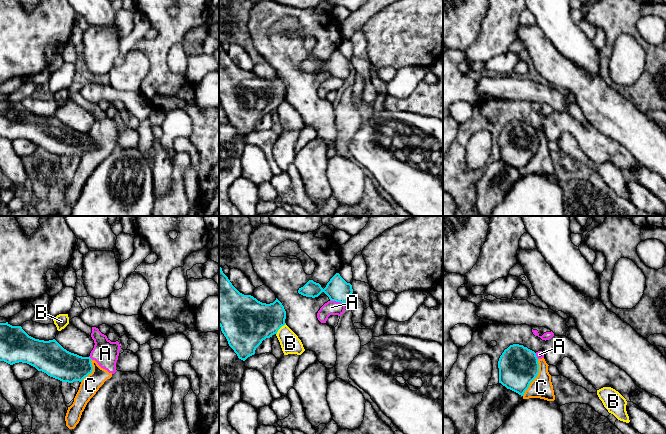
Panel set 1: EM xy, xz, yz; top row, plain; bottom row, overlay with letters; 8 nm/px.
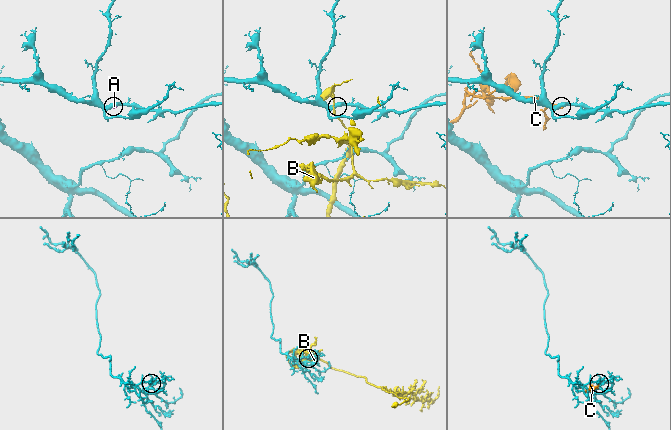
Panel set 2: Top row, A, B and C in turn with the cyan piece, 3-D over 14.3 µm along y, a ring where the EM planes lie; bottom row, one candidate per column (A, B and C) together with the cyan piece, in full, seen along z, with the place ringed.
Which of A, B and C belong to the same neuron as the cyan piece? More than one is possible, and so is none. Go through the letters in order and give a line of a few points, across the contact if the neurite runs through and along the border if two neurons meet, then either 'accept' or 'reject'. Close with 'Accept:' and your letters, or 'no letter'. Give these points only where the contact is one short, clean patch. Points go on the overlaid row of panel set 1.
A: line xz (330, 299), (344, 304); reject
B: reject
C: line yz (538, 359), (538, 374), (522, 395); reject
Accept: no letter

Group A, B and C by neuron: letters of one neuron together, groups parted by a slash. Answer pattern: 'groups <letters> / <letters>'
groups A C / B

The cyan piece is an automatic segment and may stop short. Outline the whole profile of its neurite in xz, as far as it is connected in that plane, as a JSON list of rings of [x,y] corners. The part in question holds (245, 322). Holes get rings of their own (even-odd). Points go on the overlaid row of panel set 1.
[[[219,265],[219,326],[239,359],[245,361],[254,355],[263,340],[277,334],[278,330],[286,324],[285,319],[286,311],[277,298],[273,303],[266,304],[251,295],[240,293]]]

